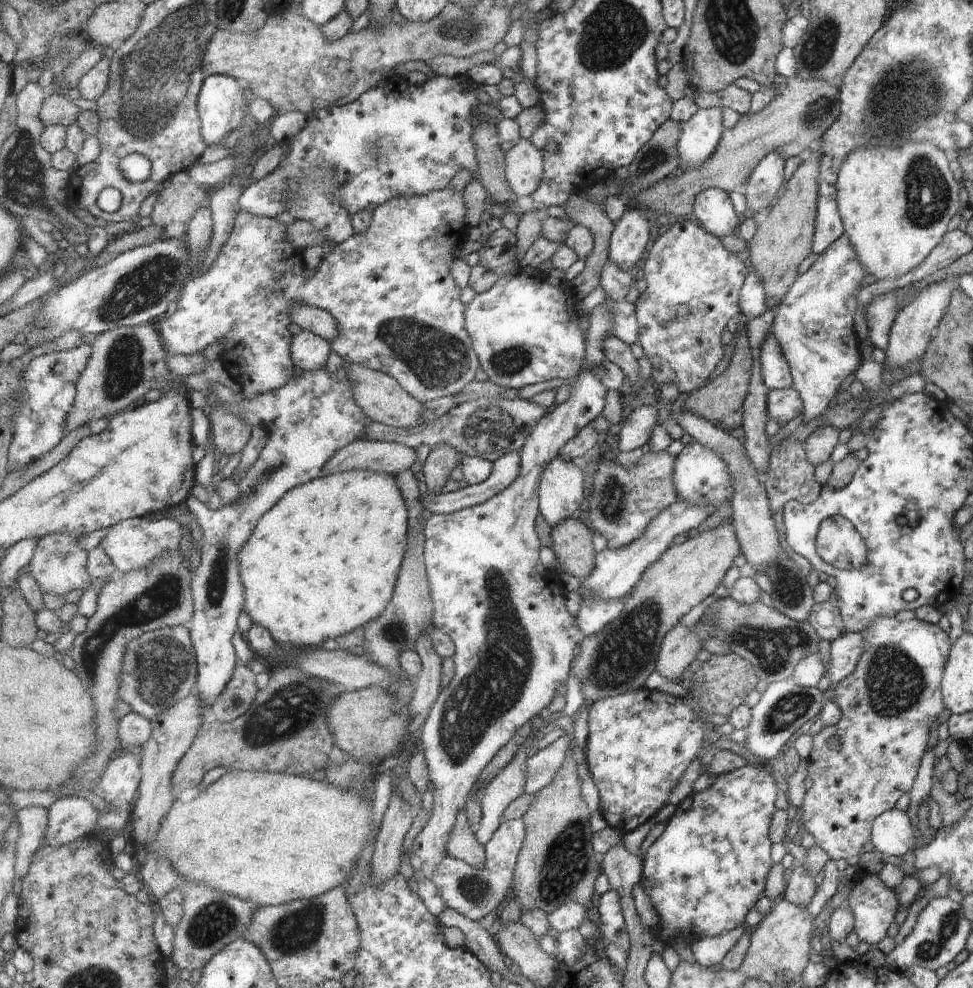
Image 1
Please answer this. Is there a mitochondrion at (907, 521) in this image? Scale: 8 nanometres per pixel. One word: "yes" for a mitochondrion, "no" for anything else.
yes

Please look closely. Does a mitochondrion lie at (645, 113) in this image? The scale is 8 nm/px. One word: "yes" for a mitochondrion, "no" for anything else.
no

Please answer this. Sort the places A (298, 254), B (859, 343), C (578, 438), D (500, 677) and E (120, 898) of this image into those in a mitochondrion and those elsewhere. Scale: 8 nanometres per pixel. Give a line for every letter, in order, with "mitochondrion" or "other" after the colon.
A: other
B: other
C: other
D: mitochondrion
E: other

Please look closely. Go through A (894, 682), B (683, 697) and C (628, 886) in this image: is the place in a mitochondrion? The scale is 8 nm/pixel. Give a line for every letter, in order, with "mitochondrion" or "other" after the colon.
A: mitochondrion
B: other
C: other

